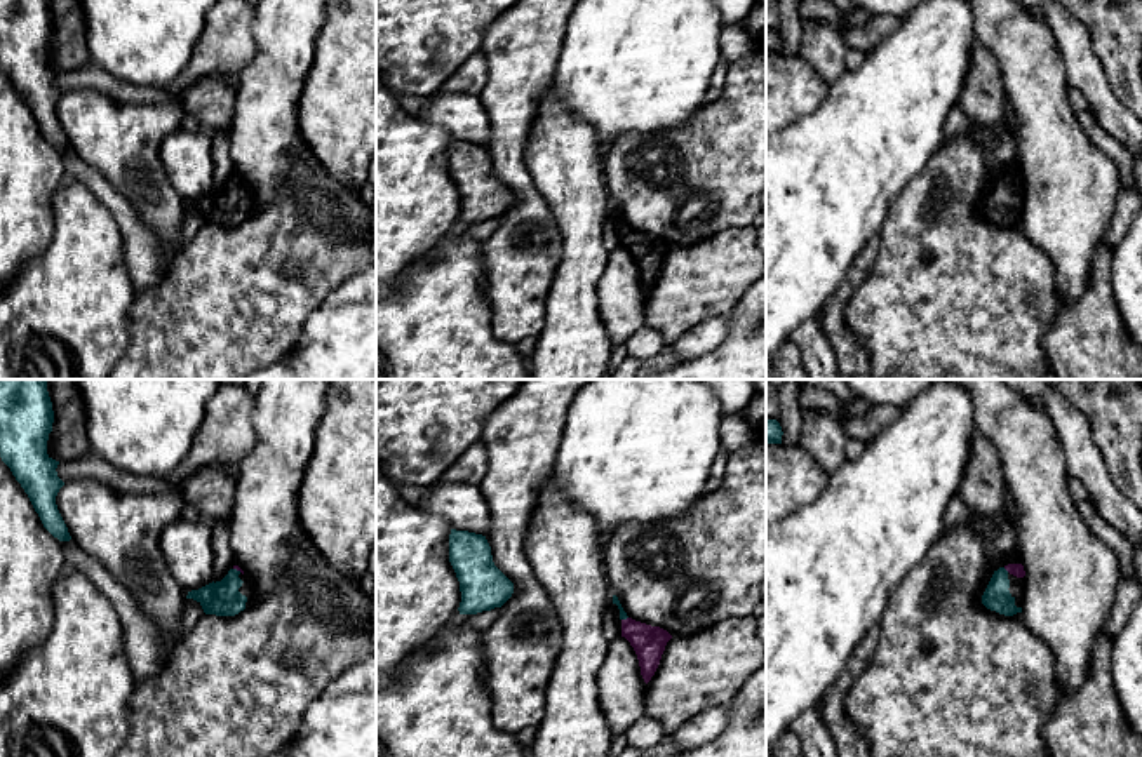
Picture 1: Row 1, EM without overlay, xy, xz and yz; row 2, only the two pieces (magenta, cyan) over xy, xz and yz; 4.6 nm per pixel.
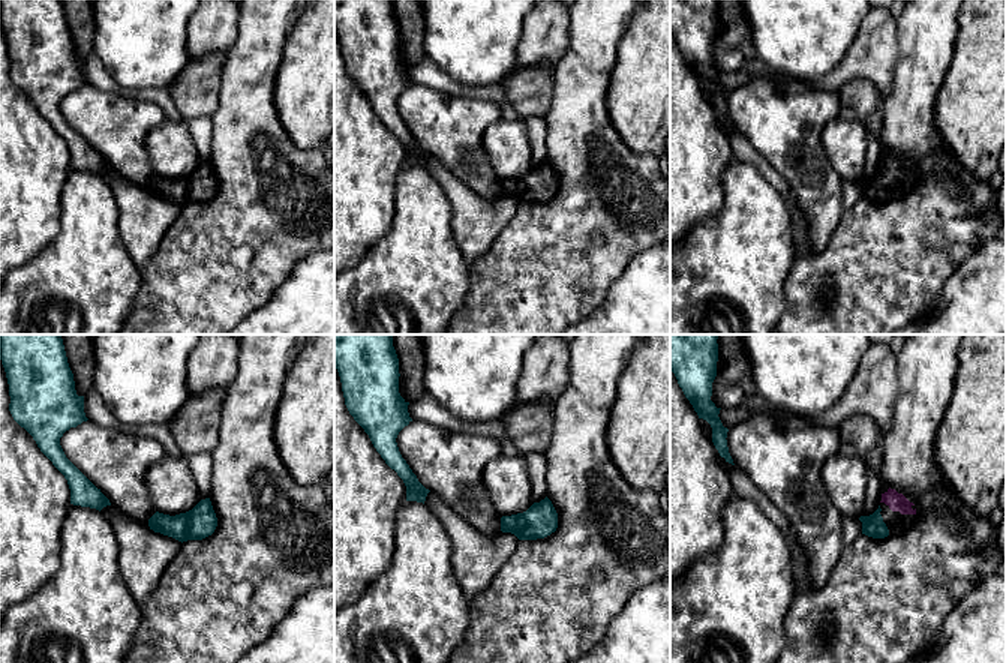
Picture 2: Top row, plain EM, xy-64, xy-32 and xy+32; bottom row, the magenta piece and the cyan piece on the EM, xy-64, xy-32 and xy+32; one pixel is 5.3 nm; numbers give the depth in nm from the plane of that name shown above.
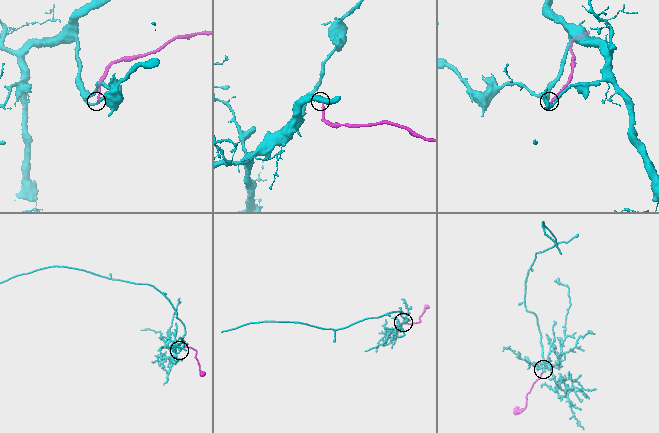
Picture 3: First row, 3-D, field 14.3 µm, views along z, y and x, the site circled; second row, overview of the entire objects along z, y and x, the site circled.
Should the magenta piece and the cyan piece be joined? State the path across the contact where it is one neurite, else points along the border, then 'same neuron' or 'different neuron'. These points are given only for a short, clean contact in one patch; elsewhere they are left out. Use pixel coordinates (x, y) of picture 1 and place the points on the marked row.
way yz (1017, 569), (1007, 569), (1000, 576), (996, 597); same neuron

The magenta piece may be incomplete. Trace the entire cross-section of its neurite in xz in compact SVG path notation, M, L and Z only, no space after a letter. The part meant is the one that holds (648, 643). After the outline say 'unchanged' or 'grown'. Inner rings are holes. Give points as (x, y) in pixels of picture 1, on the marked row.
M613 595L613 604L620 609L621 637L625 637L634 647L639 660L641 675L648 684L655 675L665 646L672 635L660 626L651 626L628 618L616 595Z; grown

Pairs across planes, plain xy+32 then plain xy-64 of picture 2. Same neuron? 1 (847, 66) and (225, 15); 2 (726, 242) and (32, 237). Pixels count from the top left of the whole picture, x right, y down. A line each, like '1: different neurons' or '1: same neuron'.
1: same neuron
2: different neurons

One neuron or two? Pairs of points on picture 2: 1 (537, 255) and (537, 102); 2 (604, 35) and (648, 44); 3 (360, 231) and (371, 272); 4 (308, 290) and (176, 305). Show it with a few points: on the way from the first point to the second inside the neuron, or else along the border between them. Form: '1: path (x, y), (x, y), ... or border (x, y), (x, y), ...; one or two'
1: border (552, 81), (552, 105), (543, 116); two
2: border (631, 15), (619, 41), (616, 63), (610, 72); two
3: border (392, 228), (350, 267); two
4: border (294, 267), (272, 296), (246, 318); two

